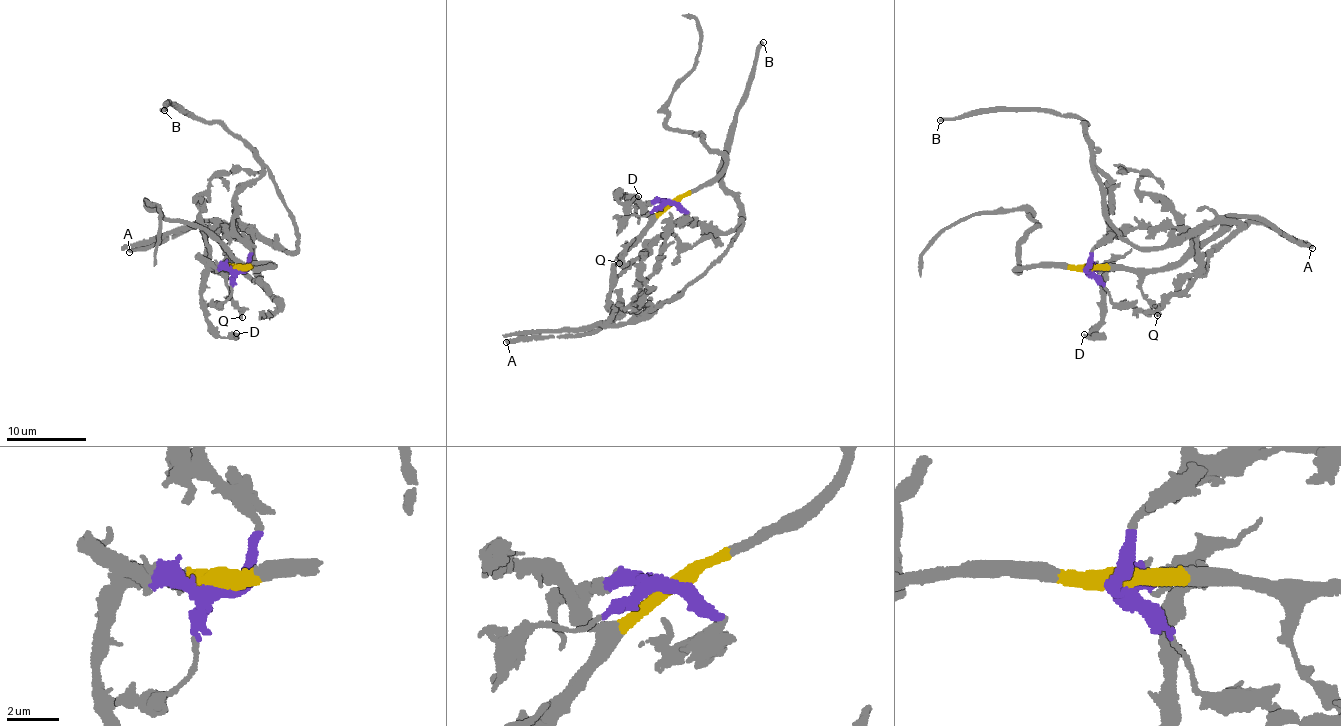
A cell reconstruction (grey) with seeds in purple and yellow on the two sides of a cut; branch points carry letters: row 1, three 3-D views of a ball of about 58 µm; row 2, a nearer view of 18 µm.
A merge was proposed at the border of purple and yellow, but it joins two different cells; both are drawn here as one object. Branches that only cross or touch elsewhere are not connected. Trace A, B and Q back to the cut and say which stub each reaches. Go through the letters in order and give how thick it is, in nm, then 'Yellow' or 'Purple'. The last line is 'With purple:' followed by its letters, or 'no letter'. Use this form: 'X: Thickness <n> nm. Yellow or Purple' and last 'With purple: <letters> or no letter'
A: Thickness 400 nm. Yellow
B: Thickness 300 nm. Purple
Q: Thickness 280 nm. Yellow
With purple: B

